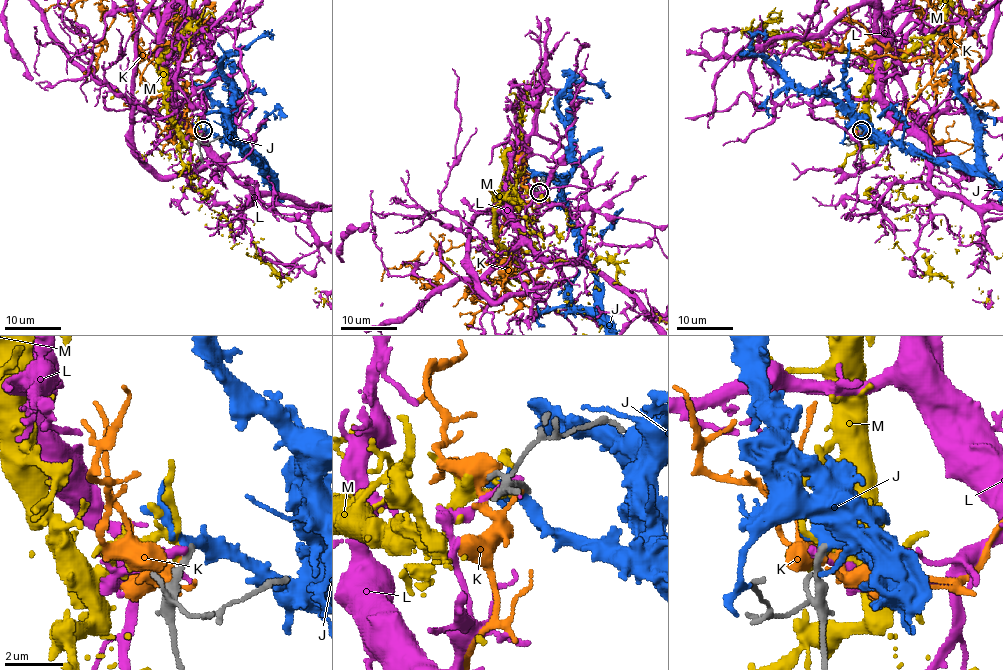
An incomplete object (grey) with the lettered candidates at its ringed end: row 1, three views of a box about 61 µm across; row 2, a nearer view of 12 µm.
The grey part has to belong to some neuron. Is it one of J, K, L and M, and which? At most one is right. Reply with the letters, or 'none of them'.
none of them

